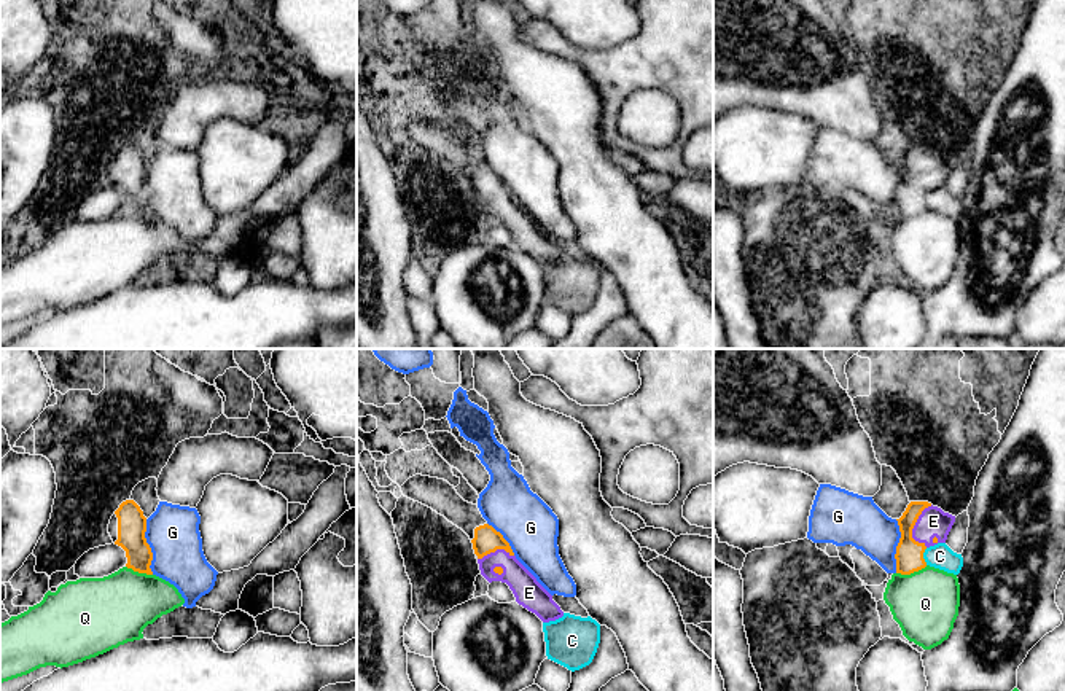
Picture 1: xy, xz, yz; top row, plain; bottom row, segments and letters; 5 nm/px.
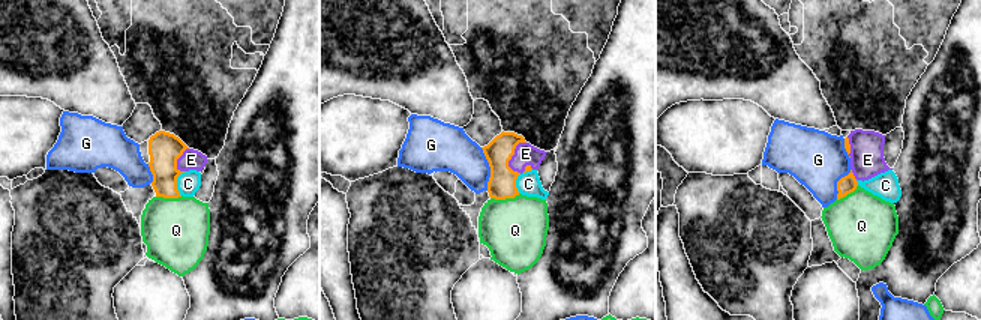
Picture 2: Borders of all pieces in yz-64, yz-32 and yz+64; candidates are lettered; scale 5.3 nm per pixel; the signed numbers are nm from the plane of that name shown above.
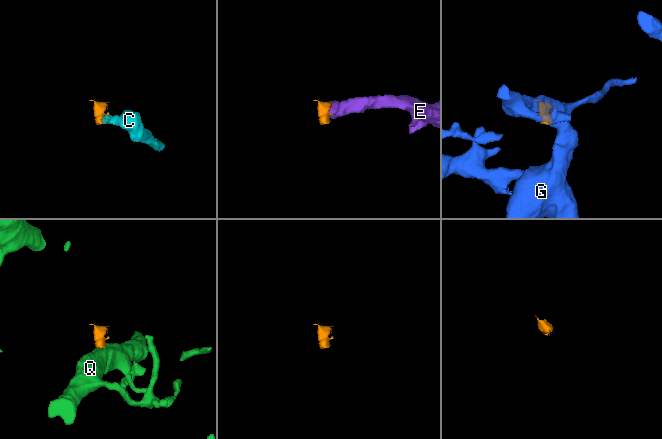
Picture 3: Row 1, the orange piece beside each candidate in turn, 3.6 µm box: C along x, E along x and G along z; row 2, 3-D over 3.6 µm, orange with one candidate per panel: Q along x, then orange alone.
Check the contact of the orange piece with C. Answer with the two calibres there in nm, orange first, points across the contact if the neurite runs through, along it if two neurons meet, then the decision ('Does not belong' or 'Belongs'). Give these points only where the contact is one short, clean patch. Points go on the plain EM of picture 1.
Thickness 140 nm (orange) against 130 nm. Boundary: yz (927, 191), (924, 196), (925, 207). Does not belong

